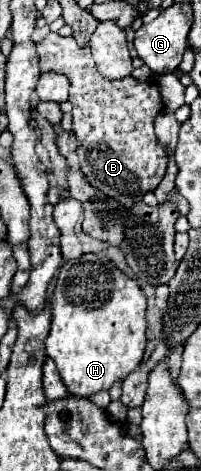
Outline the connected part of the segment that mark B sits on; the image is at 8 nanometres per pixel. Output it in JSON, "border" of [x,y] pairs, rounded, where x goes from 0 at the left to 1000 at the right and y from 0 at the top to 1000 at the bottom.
{"border":[[[239,70],[199,91],[179,91],[179,108],[199,121],[199,151],[289,151],[338,163],[348,172],[348,219],[368,223],[358,231],[358,282],[388,295],[388,316],[378,329],[398,338],[398,359],[418,367],[418,380],[507,406],[537,418],[587,423],[607,435],[657,435],[697,431],[716,410],[766,406],[786,389],[806,384],[836,350],[836,333],[816,316],[786,308],[776,287],[766,287],[766,248],[806,231],[806,210],[796,210],[796,189],[766,172],[677,172],[667,163],[607,163],[607,168],[517,168],[478,155],[458,117],[438,96],[388,96],[368,79],[308,79],[289,70]]]}

